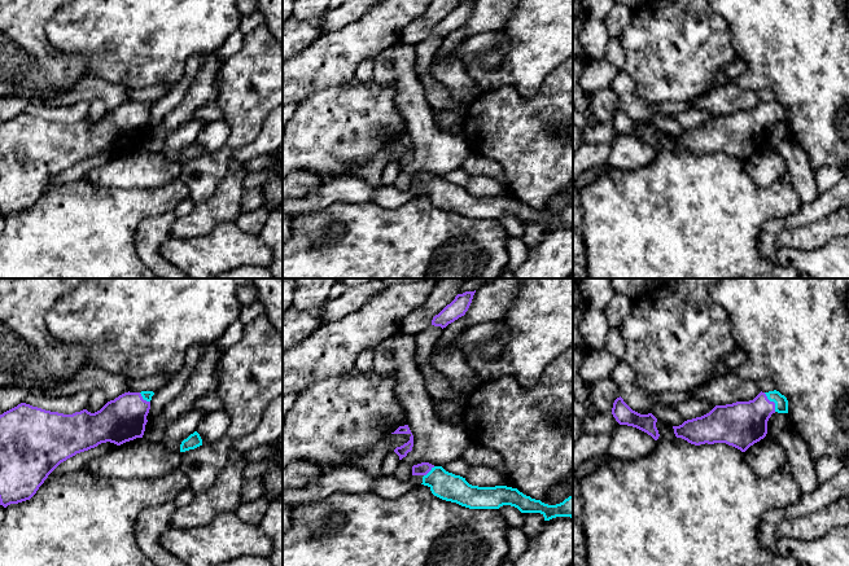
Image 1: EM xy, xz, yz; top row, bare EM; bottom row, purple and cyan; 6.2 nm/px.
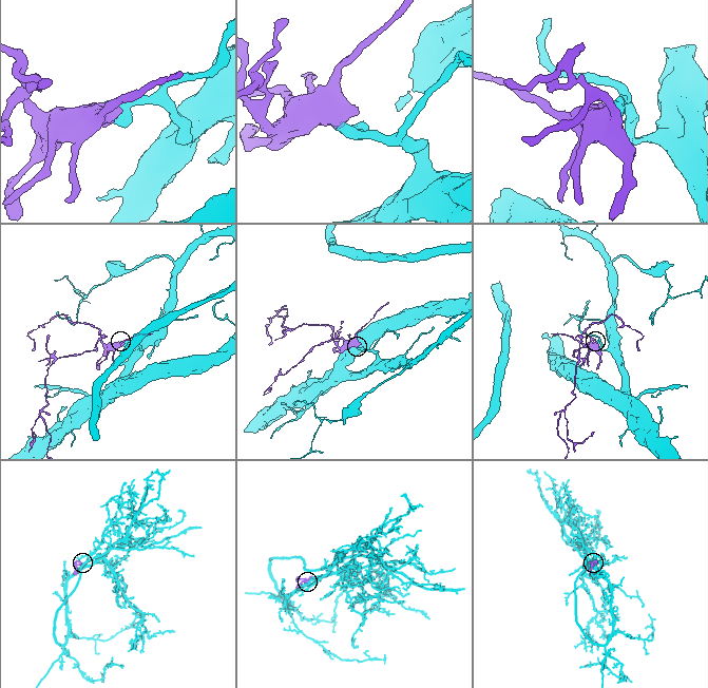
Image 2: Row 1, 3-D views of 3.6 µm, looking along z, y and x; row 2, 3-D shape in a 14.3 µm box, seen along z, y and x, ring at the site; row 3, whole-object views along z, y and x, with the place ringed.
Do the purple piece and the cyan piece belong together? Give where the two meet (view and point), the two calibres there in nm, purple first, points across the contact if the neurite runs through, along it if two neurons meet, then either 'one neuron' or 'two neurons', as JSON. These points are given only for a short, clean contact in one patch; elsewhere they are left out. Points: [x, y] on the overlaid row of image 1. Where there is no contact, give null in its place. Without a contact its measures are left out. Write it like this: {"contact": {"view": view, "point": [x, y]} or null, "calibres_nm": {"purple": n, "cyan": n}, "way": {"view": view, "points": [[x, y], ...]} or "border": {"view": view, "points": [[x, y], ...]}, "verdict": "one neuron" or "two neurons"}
{"contact": {"view": "yz", "point": [773, 402]}, "calibres_nm": {"purple": 280, "cyan": 80}, "way": {"view": "yz", "points": [[742, 424], [766, 403], [773, 402], [780, 402]]}, "verdict": "one neuron"}

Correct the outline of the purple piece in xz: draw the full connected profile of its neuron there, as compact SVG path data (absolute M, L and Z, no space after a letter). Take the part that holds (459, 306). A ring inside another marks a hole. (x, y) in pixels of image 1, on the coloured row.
M476 290L458 294L450 304L433 317L432 325L441 326L443 329L448 324L464 316L472 303L474 293Z

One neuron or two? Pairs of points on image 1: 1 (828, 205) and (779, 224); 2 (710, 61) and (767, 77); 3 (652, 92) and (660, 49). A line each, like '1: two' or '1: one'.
1: one
2: two
3: one

